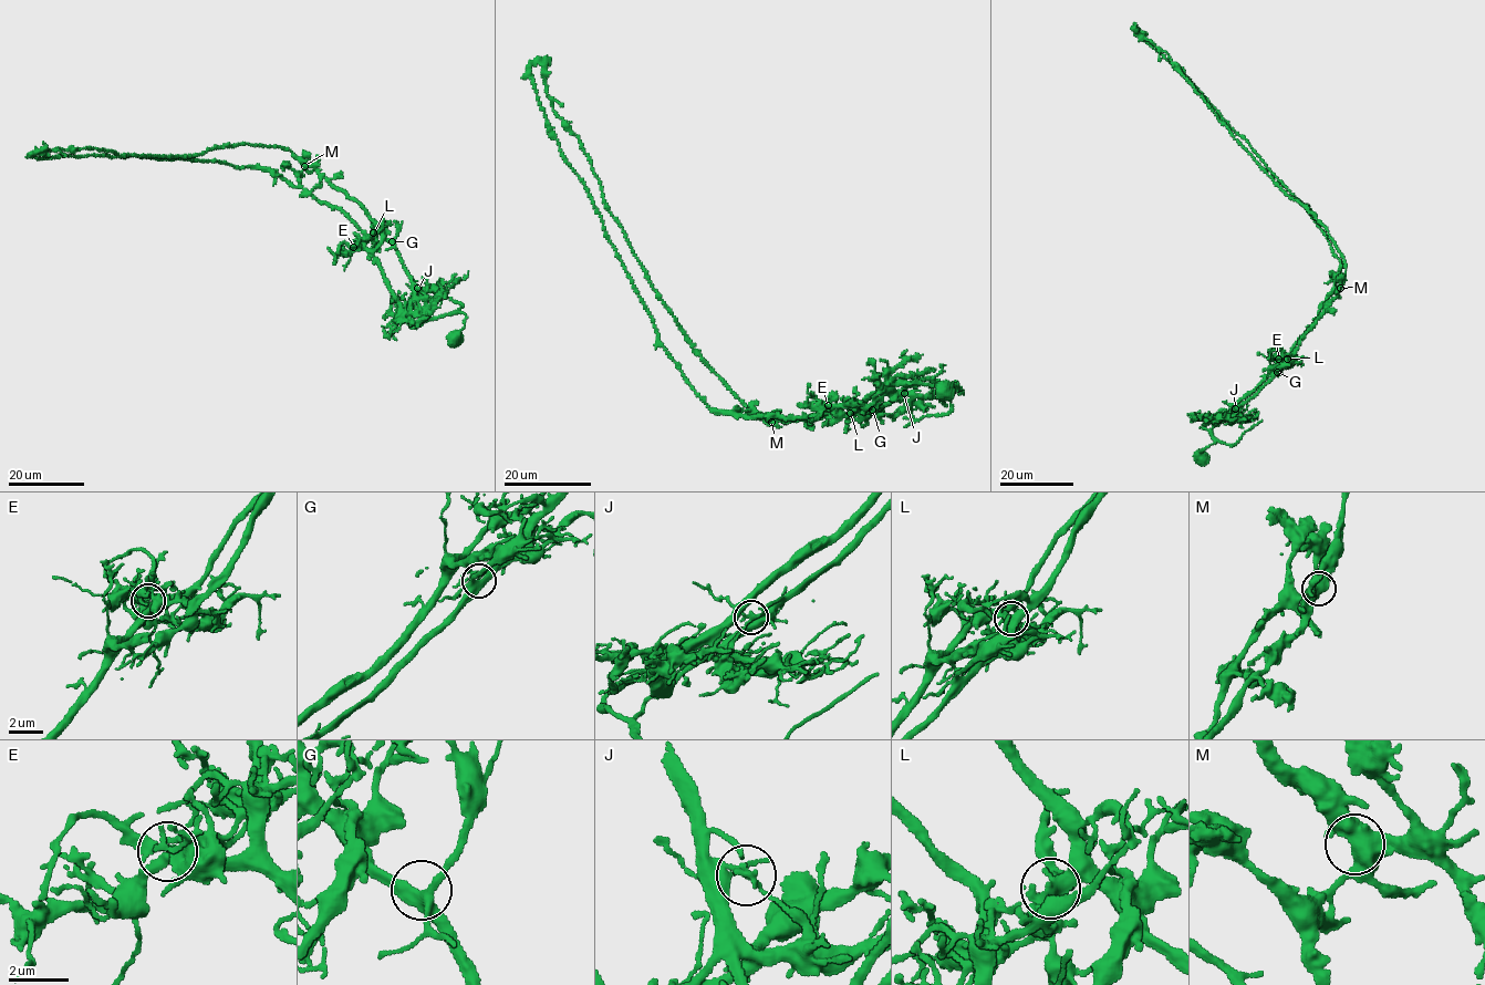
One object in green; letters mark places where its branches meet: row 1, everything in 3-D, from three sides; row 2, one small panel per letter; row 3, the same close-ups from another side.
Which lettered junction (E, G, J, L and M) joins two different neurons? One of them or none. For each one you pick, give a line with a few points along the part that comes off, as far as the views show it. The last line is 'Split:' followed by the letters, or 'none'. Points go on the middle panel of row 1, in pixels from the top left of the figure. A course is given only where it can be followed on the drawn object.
J: foreign part runs (903, 393), (850, 414), (785, 422), (751, 413), (694, 348), (605, 204), (583, 147), (547, 92), (547, 56)
Split: J

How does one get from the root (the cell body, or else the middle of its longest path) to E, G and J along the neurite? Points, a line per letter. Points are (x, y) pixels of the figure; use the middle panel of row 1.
E: (945, 390), (951, 384), (959, 389), (954, 393), (918, 383), (891, 382), (866, 401), (828, 405)
G: (945, 390), (951, 384), (959, 389), (948, 392), (913, 383), (891, 403), (872, 410)
J: (945, 390), (951, 384), (959, 389), (948, 392), (913, 383), (903, 393)

